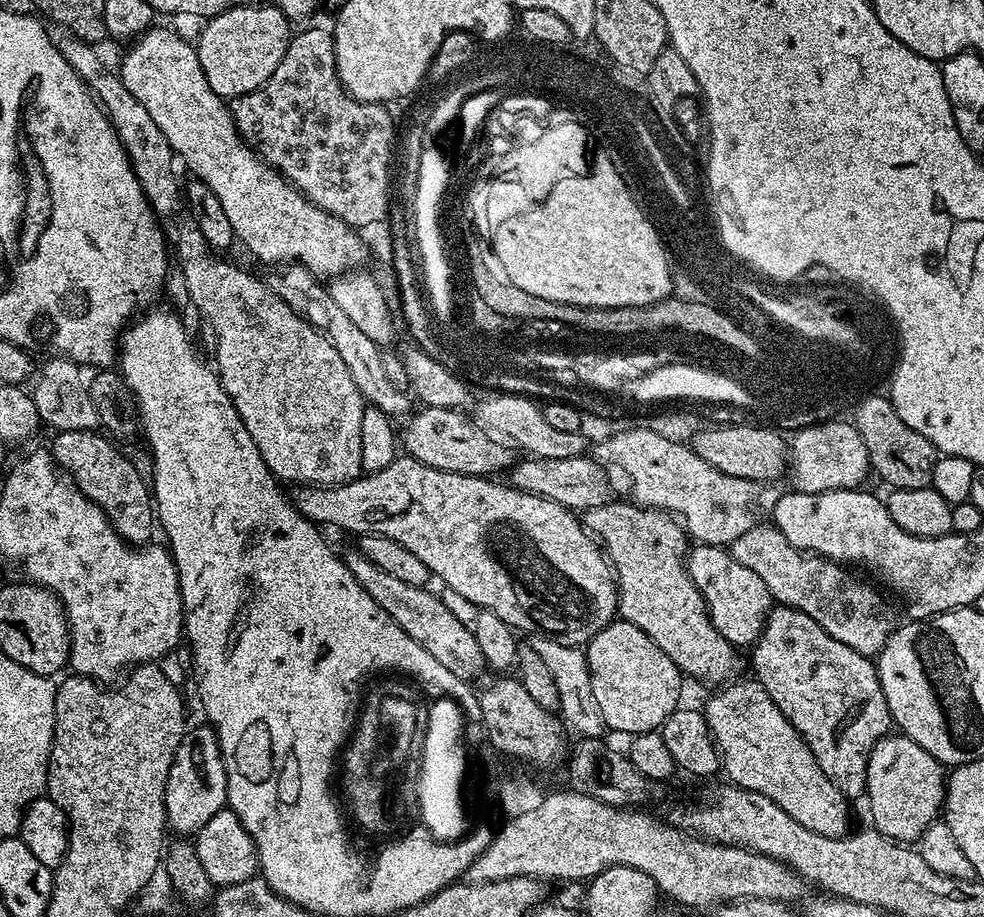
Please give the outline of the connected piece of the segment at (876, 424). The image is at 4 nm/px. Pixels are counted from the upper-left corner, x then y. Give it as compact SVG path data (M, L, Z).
M884 394L863 397L855 405L852 423L866 443L869 465L891 489L924 489L932 482L934 466L938 459L938 449L924 435L911 430L902 422L891 399Z

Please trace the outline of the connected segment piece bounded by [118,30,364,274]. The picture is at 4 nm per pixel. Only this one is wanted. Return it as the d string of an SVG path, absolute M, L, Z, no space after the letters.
M149 30L139 37L131 45L132 48L123 53L120 65L118 67L118 75L120 81L126 86L126 90L130 90L130 94L134 94L134 98L138 98L138 102L142 102L142 106L148 113L150 118L154 118L154 123L158 125L158 130L162 130L162 134L166 134L166 142L172 145L173 153L178 154L184 159L186 167L192 171L191 175L197 180L206 182L206 186L210 186L210 190L214 190L214 194L218 194L218 198L222 202L222 210L230 218L230 226L234 226L236 231L236 240L242 242L248 248L252 248L252 252L256 256L260 256L260 260L264 264L276 264L279 260L283 262L295 261L298 264L307 264L310 271L317 274L325 274L324 272L332 272L331 274L343 274L345 272L351 272L364 260L364 244L360 241L361 233L357 229L352 228L349 224L342 224L340 219L336 216L331 216L326 210L316 208L310 203L309 200L302 195L293 184L291 184L285 176L281 176L277 173L275 168L269 168L268 164L264 160L260 159L255 152L252 151L252 147L246 144L243 138L237 133L236 123L230 118L230 108L227 103L222 102L221 97L214 96L210 90L210 82L204 80L202 74L202 66L196 63L196 50L195 47L190 46L184 40L180 40L180 36L176 32L156 32L157 30Z

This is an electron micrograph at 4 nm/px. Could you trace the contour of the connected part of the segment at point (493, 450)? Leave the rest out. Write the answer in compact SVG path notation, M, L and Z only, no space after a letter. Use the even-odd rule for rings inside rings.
M421 407L413 411L407 417L404 432L402 428L402 448L409 456L413 456L418 462L426 466L434 466L434 470L446 470L450 474L466 474L467 476L486 476L491 477L493 474L500 474L503 470L511 469L514 463L513 449L509 447L503 439L489 434L475 419L467 420L463 411L448 408L438 409L430 407Z

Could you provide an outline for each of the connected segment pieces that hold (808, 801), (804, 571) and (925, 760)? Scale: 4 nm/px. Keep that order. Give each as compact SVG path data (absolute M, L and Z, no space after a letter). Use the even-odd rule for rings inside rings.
M749 678L726 685L709 698L702 711L720 751L723 775L728 775L735 787L766 794L794 822L806 826L806 830L814 830L814 834L826 834L826 838L848 835L849 797L842 795L838 786L822 774L822 766L810 754L810 746L806 746L802 734L774 706L774 698L766 694L759 680Z
M774 526L767 527L746 530L742 538L730 545L733 558L754 570L754 574L766 582L766 590L770 590L777 605L810 614L810 618L814 618L830 638L846 642L850 650L858 650L858 654L869 658L879 656L894 631L887 602L866 581L851 576L845 565L790 546L790 542L786 542L786 534Z
M889 734L878 741L868 759L868 786L866 801L868 812L872 815L871 827L881 832L889 840L897 842L916 842L920 836L941 815L946 791L946 768L934 759L922 746L903 734Z

